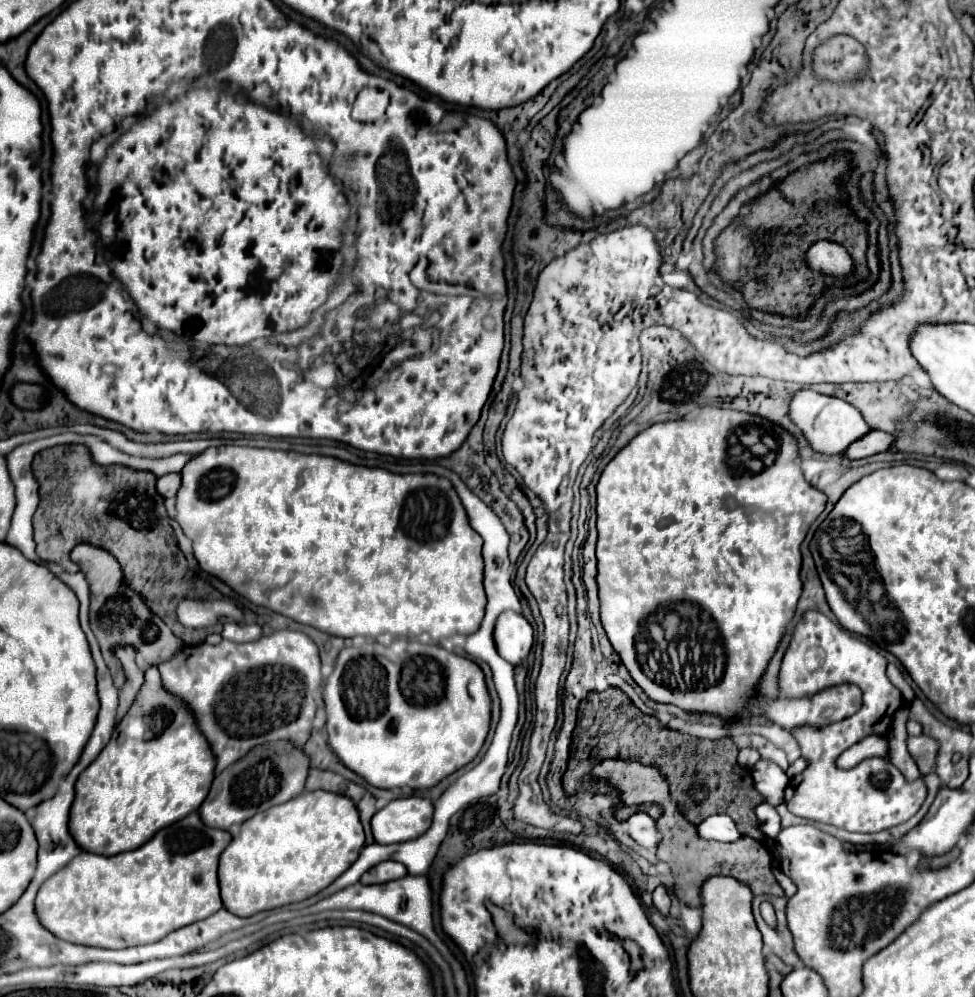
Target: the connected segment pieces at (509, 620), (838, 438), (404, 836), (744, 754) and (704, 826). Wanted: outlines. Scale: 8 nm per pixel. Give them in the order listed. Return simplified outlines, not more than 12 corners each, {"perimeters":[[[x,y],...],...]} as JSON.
{"perimeters":[[[523,614],[495,622],[497,652],[515,666],[531,652],[533,628]],[[797,392],[789,408],[811,448],[843,454],[873,430],[845,400]],[[427,798],[391,800],[371,818],[377,844],[421,836]],[[755,748],[739,750],[739,764],[751,768],[761,756]],[[727,814],[709,816],[697,826],[705,840],[737,842],[741,832]]]}

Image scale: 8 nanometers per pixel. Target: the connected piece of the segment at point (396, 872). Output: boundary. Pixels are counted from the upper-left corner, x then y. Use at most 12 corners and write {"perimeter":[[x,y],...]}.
{"perimeter":[[385,860],[363,874],[363,884],[383,884],[407,874],[401,862]]}

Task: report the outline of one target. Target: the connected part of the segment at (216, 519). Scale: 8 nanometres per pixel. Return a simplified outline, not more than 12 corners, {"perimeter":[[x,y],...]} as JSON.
{"perimeter":[[207,448],[199,568],[321,632],[473,634],[447,478]]}

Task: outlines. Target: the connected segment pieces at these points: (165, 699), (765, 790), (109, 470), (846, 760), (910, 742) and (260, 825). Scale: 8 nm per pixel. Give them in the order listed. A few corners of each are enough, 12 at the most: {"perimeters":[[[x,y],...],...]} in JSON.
{"perimeters":[[[145,672],[75,784],[85,852],[137,850],[195,812],[215,758]],[[771,760],[753,768],[755,790],[773,806],[783,802],[787,774]],[[81,444],[33,458],[41,560],[91,542],[185,646],[197,576],[157,478]],[[869,736],[837,758],[849,770],[861,760],[879,756],[889,762],[889,742]],[[909,736],[907,750],[925,776],[935,770],[937,740]],[[303,792],[241,824],[223,906],[311,898],[357,860],[353,800]]]}

